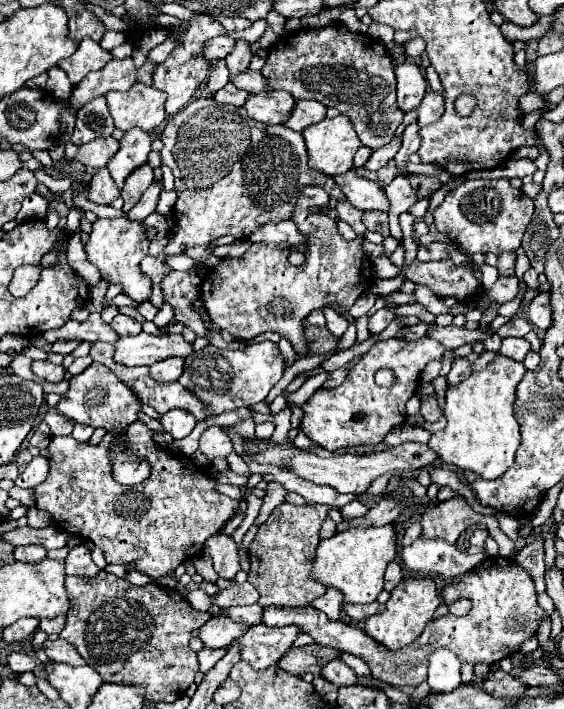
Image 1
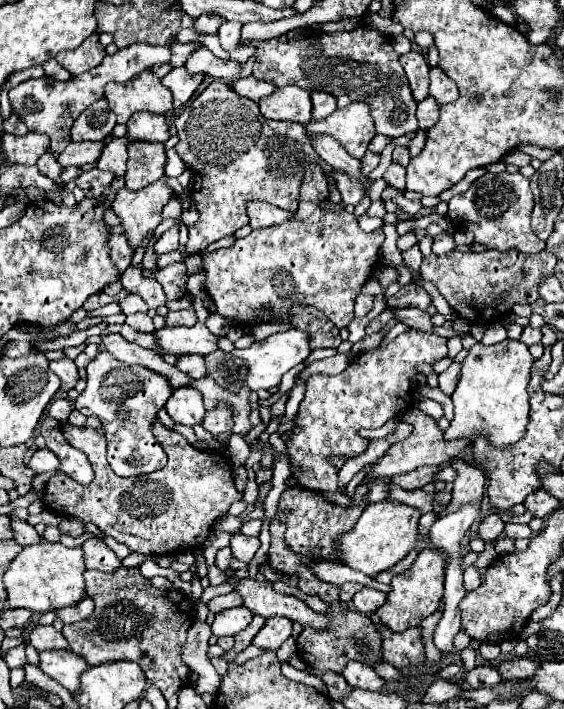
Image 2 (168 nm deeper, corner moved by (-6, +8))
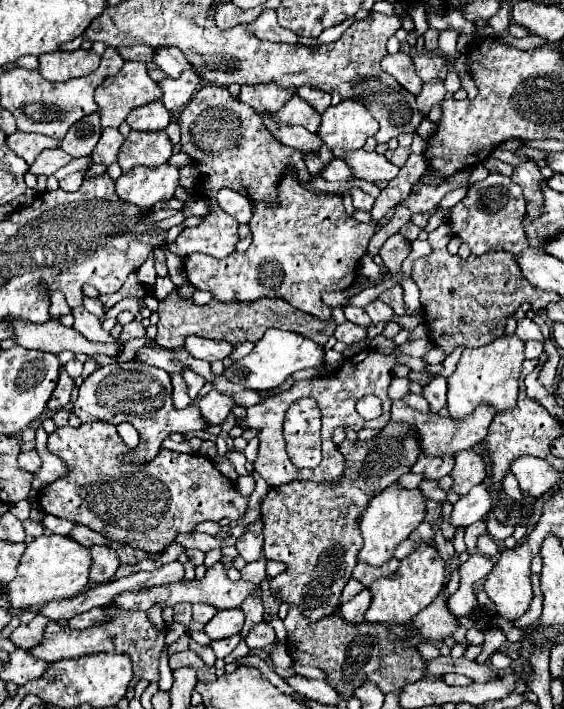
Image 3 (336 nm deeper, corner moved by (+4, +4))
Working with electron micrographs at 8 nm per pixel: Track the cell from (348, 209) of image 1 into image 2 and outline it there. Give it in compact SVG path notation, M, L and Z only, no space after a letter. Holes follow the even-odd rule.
M334 173L334 181L336 181L336 187L342 195L342 205L356 207L364 199L362 189L358 189L358 183L350 181L350 177L342 177L342 173Z

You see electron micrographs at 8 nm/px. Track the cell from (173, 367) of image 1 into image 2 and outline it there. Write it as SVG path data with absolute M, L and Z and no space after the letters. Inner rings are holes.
M180 355L176 361L176 369L182 369L184 373L188 373L194 379L206 375L204 359L200 355Z

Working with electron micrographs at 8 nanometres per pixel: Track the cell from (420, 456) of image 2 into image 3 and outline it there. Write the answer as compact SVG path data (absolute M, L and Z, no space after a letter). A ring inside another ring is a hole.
M402 399L400 401L394 401L392 403L392 417L390 417L390 423L398 423L398 421L404 421L404 423L412 423L416 425L418 429L418 437L420 437L420 449L428 455L440 455L440 453L460 453L464 449L472 449L476 443L484 441L486 433L488 433L488 427L490 427L490 421L494 417L496 409L492 405L478 405L470 415L466 415L464 419L452 419L452 417L440 417L440 415L434 415L434 413L418 413L416 409L410 409Z

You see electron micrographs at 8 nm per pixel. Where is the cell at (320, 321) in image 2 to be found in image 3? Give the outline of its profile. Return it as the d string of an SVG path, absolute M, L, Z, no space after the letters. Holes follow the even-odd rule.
M172 291L166 299L160 301L158 305L158 335L156 335L156 343L160 347L166 349L174 349L174 347L184 347L184 339L190 335L196 337L206 337L206 339L222 339L228 343L256 343L260 341L262 333L268 329L286 329L286 331L296 331L312 341L316 341L318 345L324 345L334 329L336 323L334 319L318 319L314 315L308 315L296 307L292 307L288 301L284 299L256 299L256 301L248 301L248 303L220 303L216 299L212 299L208 305L194 305L192 299L184 299L178 295L178 291Z

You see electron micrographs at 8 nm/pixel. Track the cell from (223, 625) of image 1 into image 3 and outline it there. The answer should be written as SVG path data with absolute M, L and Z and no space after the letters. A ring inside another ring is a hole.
M224 609L224 611L218 611L212 621L208 621L206 625L206 635L210 639L228 639L236 633L242 631L242 625L244 625L244 613L242 609Z

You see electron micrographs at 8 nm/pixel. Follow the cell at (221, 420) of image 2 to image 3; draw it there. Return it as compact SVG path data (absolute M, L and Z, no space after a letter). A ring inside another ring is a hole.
M212 389L208 395L204 395L200 401L198 401L198 407L202 411L202 417L210 423L210 425L220 425L224 423L224 419L228 417L230 409L232 409L232 399L222 395L220 391Z

